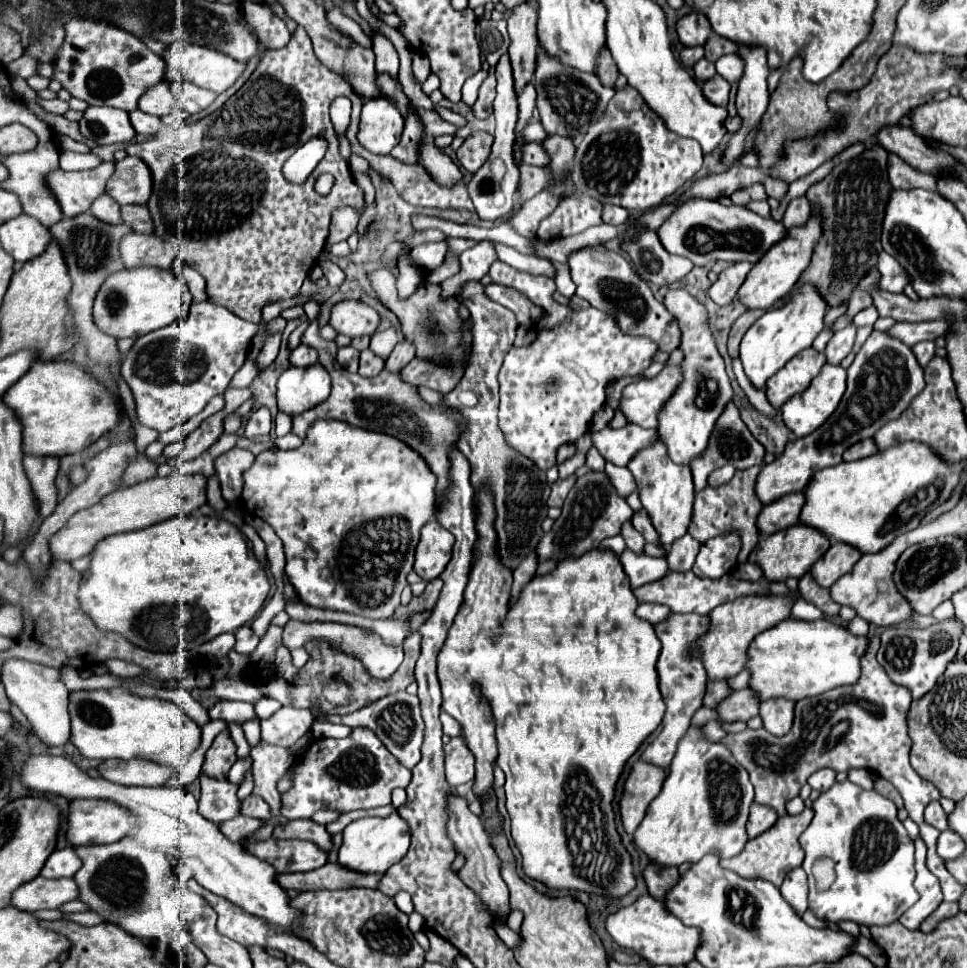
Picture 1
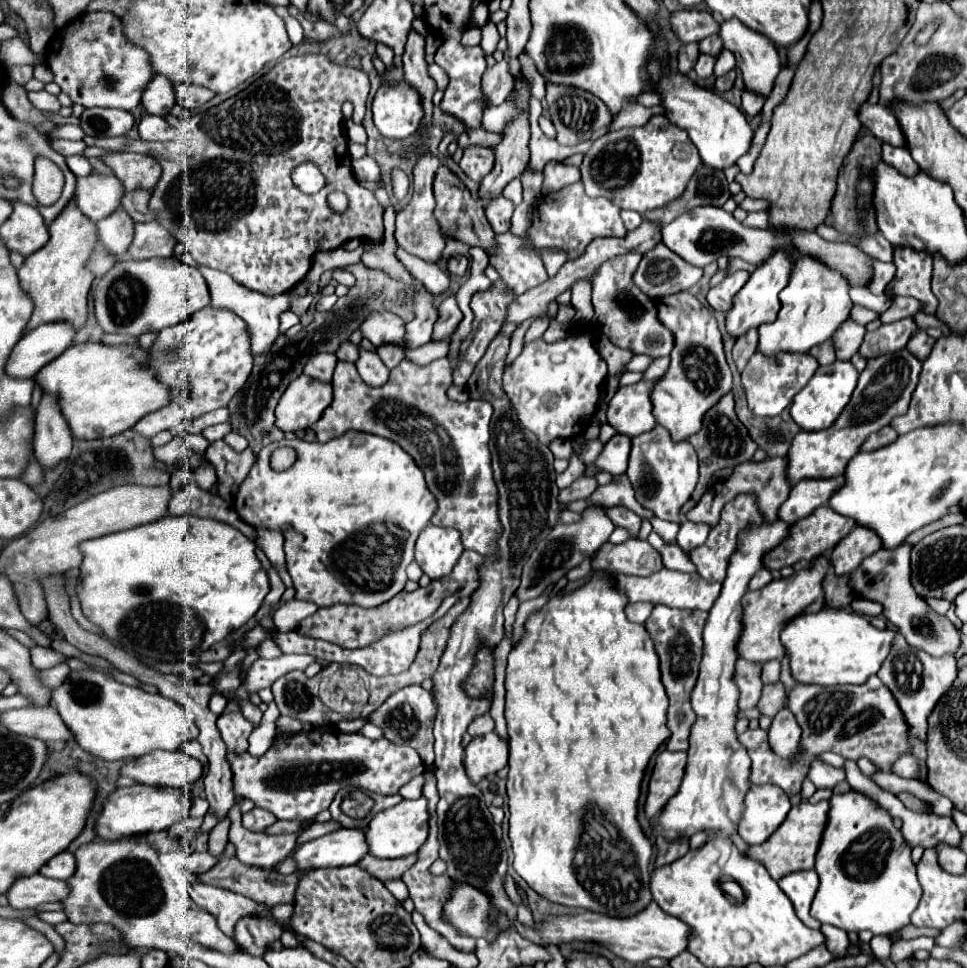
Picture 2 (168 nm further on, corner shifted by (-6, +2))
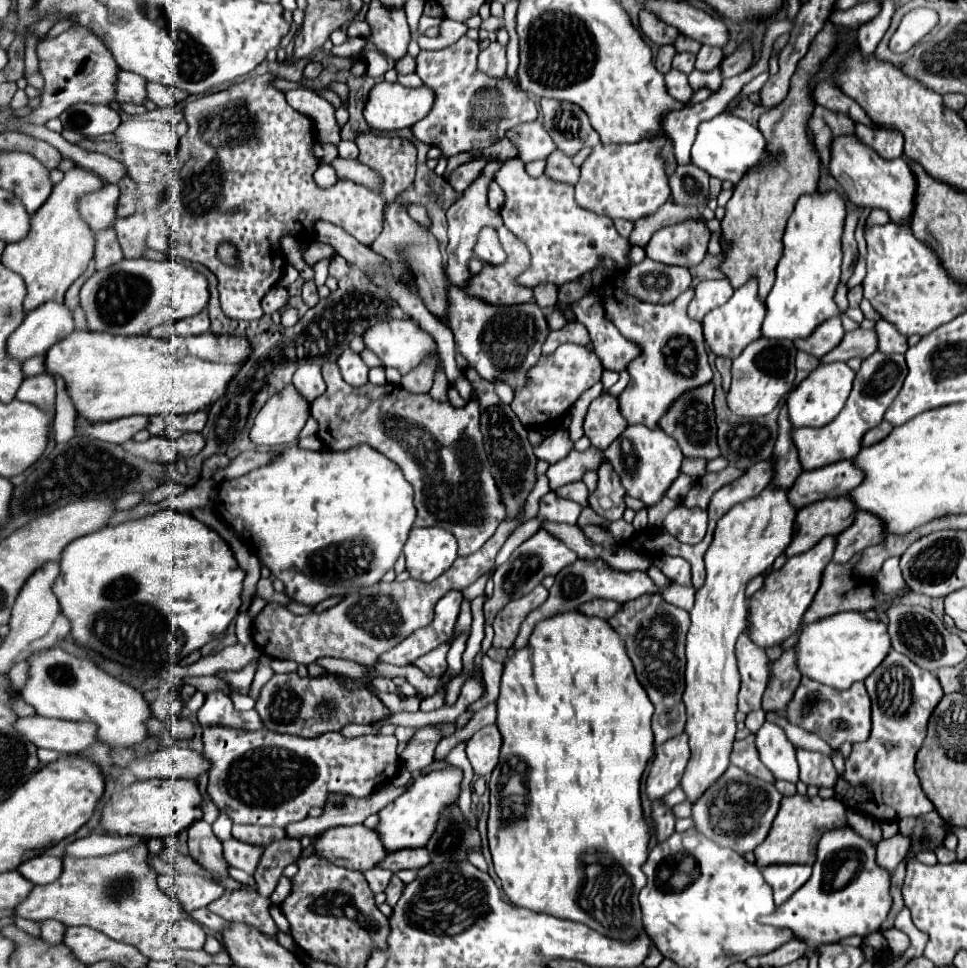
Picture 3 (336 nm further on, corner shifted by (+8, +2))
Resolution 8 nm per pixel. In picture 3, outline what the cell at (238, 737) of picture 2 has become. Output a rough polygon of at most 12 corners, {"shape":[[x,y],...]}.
{"shape":[[216,689],[198,711],[200,725],[262,729],[258,715],[242,715]]}

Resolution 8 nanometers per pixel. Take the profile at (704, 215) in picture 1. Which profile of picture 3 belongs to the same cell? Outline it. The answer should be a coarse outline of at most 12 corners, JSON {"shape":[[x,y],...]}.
{"shape":[[704,221],[664,227],[646,245],[646,257],[694,267],[706,255]]}

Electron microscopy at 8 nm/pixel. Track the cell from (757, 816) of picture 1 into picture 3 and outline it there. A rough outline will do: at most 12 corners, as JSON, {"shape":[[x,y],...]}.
{"shape":[[736,765],[692,803],[694,829],[738,855],[768,835],[782,795]]}

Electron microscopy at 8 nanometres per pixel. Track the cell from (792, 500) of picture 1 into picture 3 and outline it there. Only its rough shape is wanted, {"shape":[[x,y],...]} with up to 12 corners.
{"shape":[[850,461],[802,473],[788,491],[798,509],[844,497],[864,481]]}

